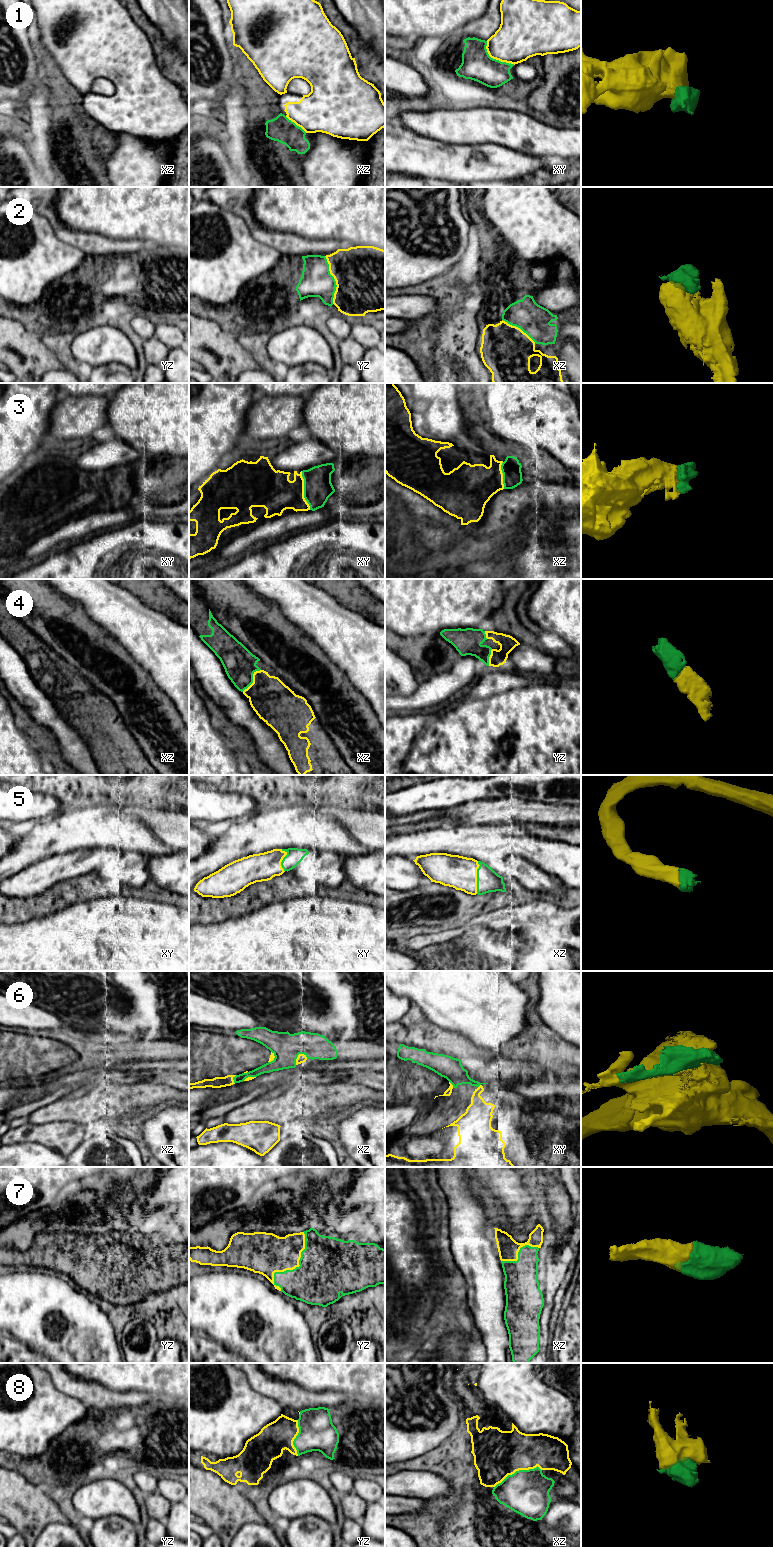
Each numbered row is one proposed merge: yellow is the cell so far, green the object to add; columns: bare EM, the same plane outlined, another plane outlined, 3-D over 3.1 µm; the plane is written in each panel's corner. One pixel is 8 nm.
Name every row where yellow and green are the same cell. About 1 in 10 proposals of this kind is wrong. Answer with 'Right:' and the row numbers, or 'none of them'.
Right: 2, 3, 4, 5, 6, 7, 8

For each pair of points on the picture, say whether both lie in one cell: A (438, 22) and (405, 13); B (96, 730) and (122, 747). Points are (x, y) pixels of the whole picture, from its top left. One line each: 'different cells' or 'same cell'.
A: same cell
B: same cell

